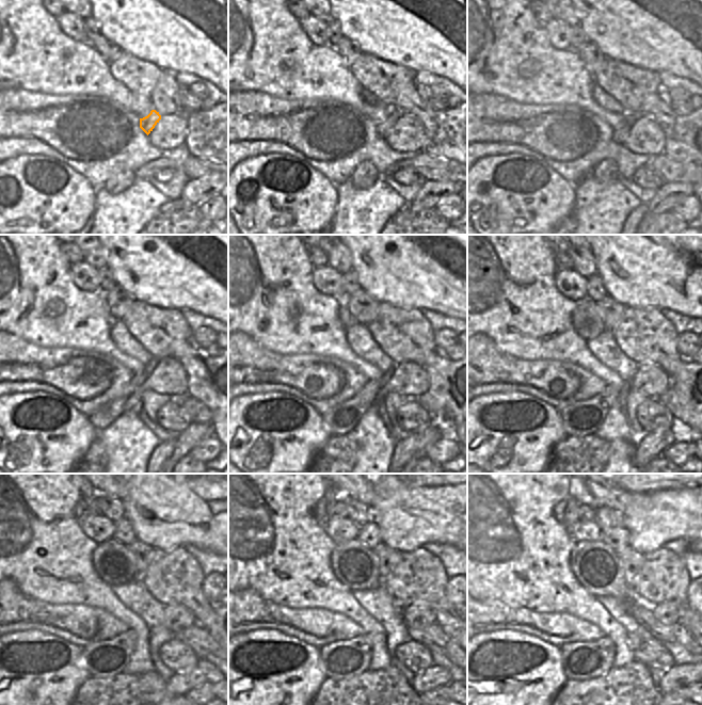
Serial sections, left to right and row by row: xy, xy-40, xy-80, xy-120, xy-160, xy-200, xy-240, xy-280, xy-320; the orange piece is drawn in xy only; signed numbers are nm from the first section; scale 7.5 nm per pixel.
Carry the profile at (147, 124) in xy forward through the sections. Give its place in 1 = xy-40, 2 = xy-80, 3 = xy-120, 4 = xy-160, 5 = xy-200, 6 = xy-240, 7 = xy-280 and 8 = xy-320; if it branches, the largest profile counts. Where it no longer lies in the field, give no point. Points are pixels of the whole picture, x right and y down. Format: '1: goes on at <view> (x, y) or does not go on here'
1: goes on at xy-40 (383, 128)
2: goes on at xy-80 (620, 135)
3: goes on at xy-120 (109, 413)
4: goes on at xy-160 (340, 419)
5: goes on at xy-200 (584, 418)
6: goes on at xy-240 (106, 658)
7: goes on at xy-280 (344, 659)
8: goes on at xy-320 (583, 660)

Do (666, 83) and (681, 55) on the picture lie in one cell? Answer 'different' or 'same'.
different

